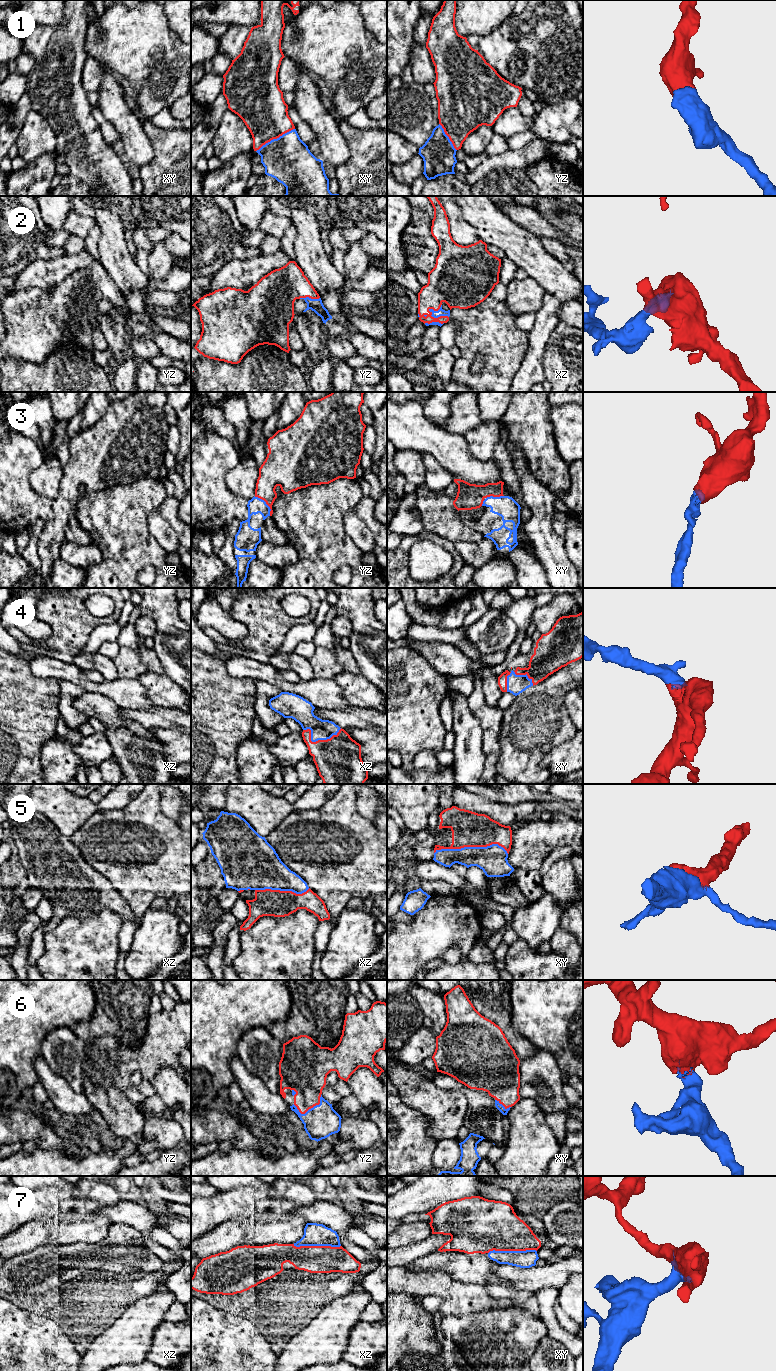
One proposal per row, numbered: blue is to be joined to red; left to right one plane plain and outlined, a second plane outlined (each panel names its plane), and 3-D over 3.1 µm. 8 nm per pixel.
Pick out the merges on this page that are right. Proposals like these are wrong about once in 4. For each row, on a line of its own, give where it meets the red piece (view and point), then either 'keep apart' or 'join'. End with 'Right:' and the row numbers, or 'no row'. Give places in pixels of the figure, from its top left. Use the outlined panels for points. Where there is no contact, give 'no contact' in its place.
1: meets red in xy at (275, 138); join
2: meets red in xz at (438, 317); join
3: meets red in yz at (266, 503); join
4: meets red in xz at (318, 740); join
5: meets red in xy at (471, 846); join
6: meets red in yz at (309, 1108); join
7: meets red in xy at (512, 1250); join
Right: 1, 2, 3, 4, 5, 6, 7

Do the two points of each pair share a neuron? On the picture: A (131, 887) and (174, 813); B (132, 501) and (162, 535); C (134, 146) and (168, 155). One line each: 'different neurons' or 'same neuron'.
A: different neurons
B: different neurons
C: different neurons

